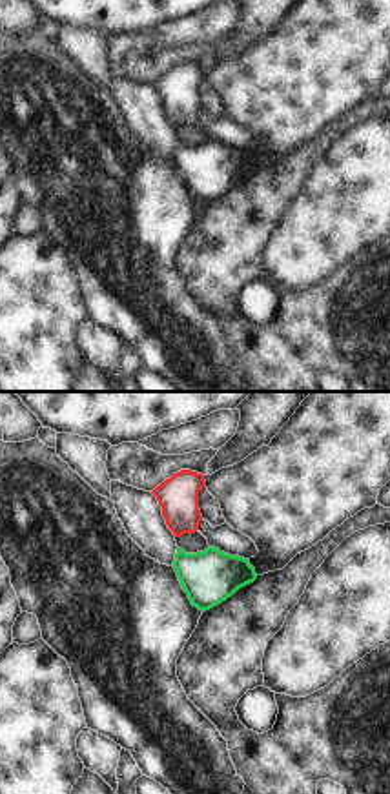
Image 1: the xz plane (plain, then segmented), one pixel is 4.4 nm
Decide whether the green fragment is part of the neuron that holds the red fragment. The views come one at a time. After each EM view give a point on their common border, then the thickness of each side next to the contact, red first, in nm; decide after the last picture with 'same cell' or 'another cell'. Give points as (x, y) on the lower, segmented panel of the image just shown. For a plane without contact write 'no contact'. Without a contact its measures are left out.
no contact

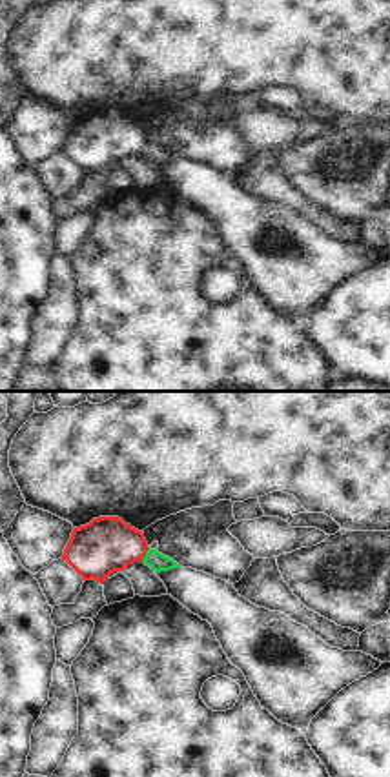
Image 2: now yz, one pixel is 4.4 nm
meets red at (144, 554); 240 nm thick on the red side, 80 nm on the other

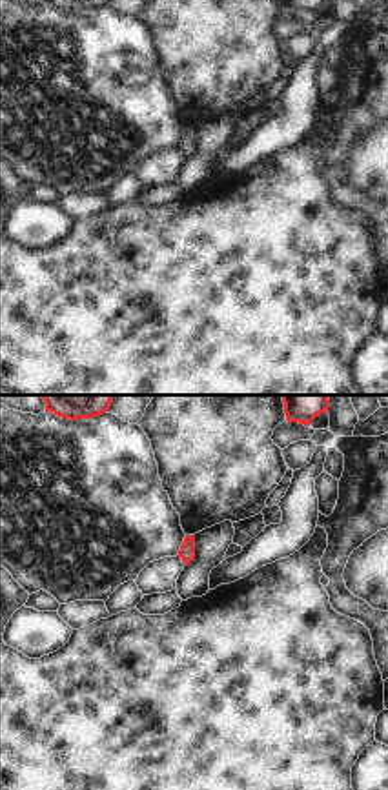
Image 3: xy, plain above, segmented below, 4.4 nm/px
no contact

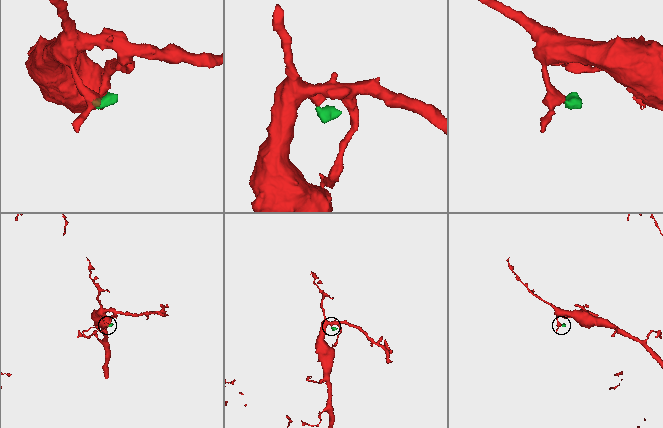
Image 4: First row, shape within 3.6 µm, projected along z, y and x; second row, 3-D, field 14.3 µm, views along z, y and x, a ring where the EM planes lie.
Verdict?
same cell

